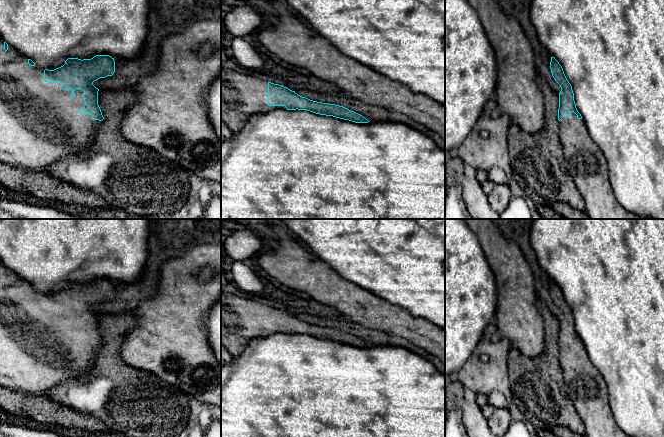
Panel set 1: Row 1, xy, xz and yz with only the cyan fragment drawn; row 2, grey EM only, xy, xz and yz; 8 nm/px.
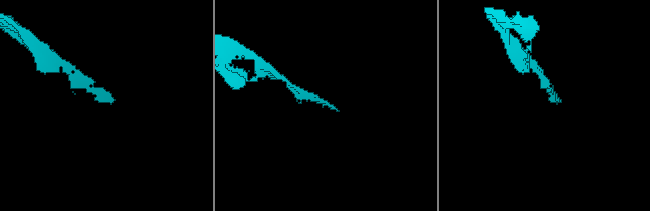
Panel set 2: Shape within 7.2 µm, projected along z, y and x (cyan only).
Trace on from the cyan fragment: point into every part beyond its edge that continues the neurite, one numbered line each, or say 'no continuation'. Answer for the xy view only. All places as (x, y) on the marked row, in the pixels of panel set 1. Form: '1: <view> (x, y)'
1: xy (40, 124)

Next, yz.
1: yz (584, 162)

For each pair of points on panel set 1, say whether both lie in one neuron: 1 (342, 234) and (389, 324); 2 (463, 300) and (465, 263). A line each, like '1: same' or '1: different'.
1: different
2: same

